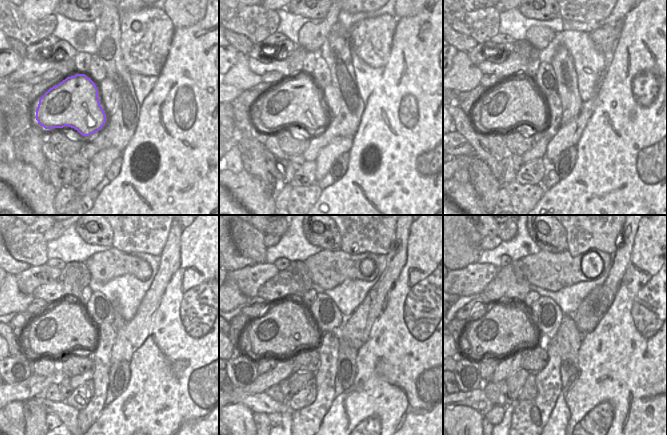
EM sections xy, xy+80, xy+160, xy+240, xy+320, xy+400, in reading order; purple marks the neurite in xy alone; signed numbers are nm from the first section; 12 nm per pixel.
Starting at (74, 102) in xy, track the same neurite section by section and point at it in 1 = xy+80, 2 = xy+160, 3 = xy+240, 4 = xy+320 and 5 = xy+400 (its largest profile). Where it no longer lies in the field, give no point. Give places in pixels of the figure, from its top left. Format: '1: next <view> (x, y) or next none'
1: next xy+80 (296, 101)
2: next xy+160 (515, 101)
3: next xy+240 (64, 327)
4: next xy+320 (284, 328)
5: next xy+400 (501, 329)

